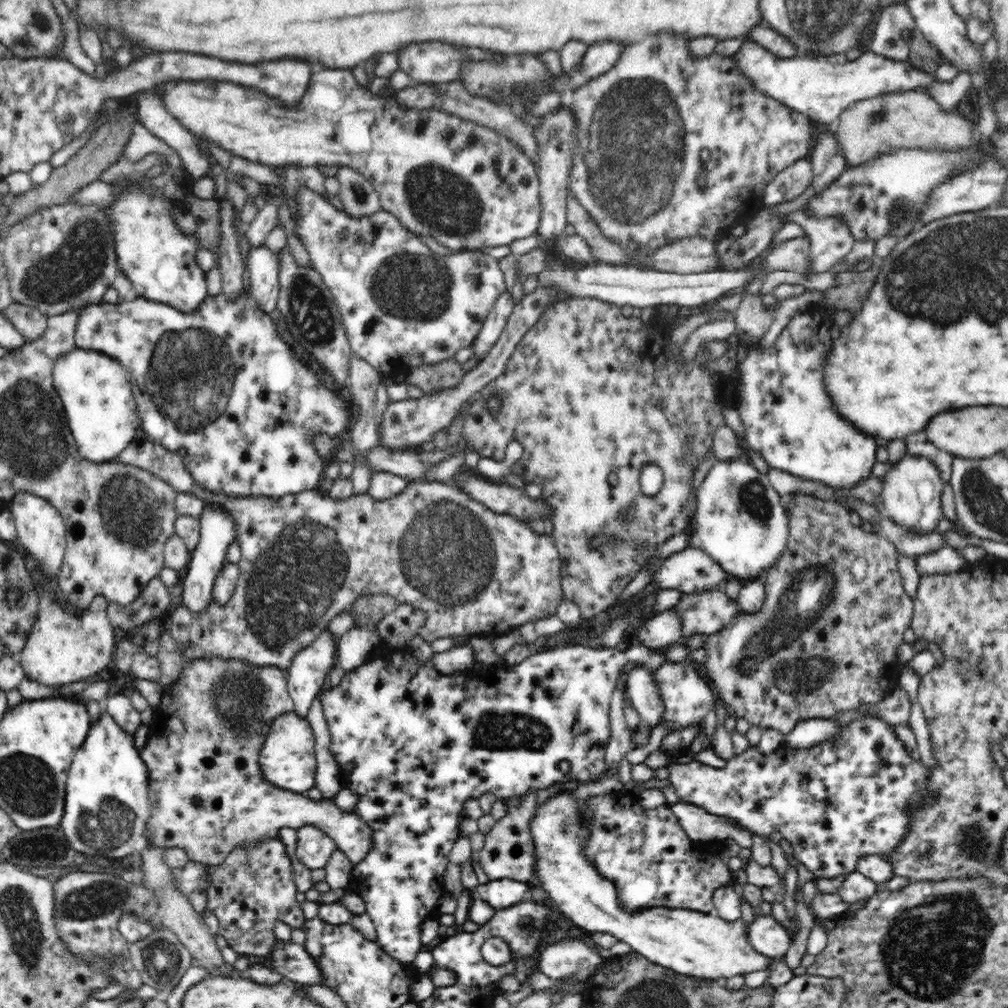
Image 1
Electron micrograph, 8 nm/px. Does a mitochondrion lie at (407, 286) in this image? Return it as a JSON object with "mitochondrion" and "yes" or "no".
{"mitochondrion":"yes"}

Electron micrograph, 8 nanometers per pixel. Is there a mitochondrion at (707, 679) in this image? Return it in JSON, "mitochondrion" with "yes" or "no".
{"mitochondrion":"no"}

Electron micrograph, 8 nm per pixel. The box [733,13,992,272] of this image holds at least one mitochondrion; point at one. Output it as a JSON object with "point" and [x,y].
{"point":[900,209]}

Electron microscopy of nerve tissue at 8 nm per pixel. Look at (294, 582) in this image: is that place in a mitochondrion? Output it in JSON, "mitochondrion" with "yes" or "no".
{"mitochondrion":"yes"}

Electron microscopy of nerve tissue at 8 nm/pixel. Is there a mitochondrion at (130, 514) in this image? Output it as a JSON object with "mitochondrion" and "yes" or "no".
{"mitochondrion":"yes"}

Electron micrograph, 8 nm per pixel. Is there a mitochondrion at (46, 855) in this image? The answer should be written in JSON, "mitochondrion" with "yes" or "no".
{"mitochondrion":"no"}

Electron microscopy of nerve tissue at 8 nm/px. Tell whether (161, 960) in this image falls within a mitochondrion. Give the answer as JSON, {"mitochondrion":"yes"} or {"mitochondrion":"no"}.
{"mitochondrion":"yes"}

